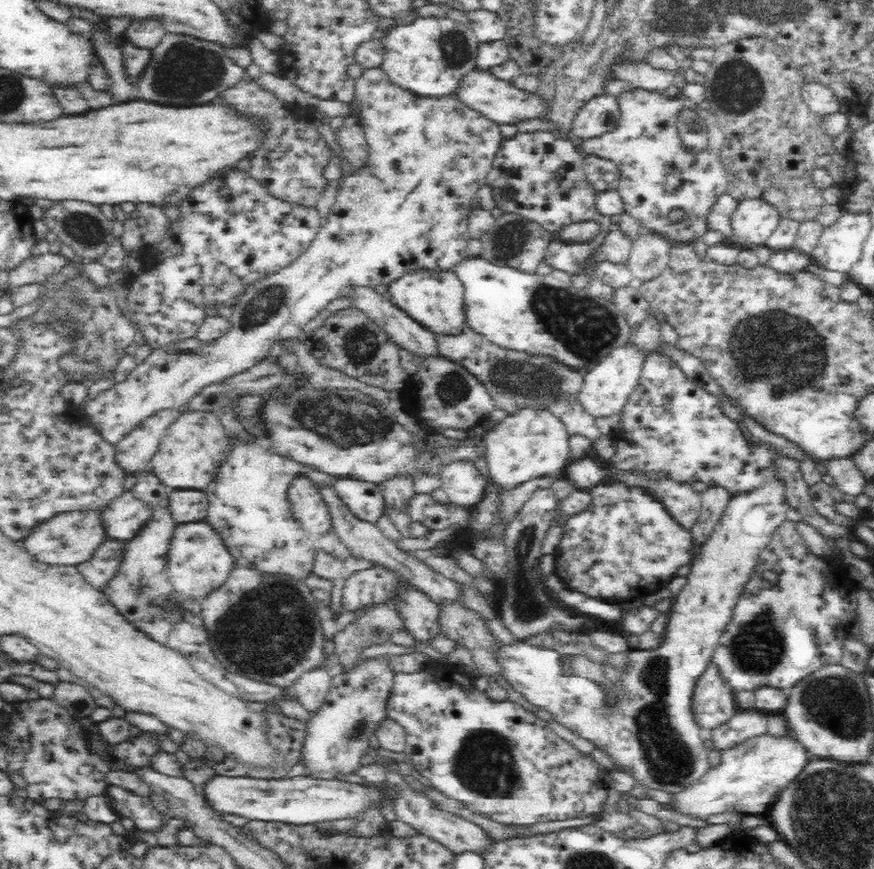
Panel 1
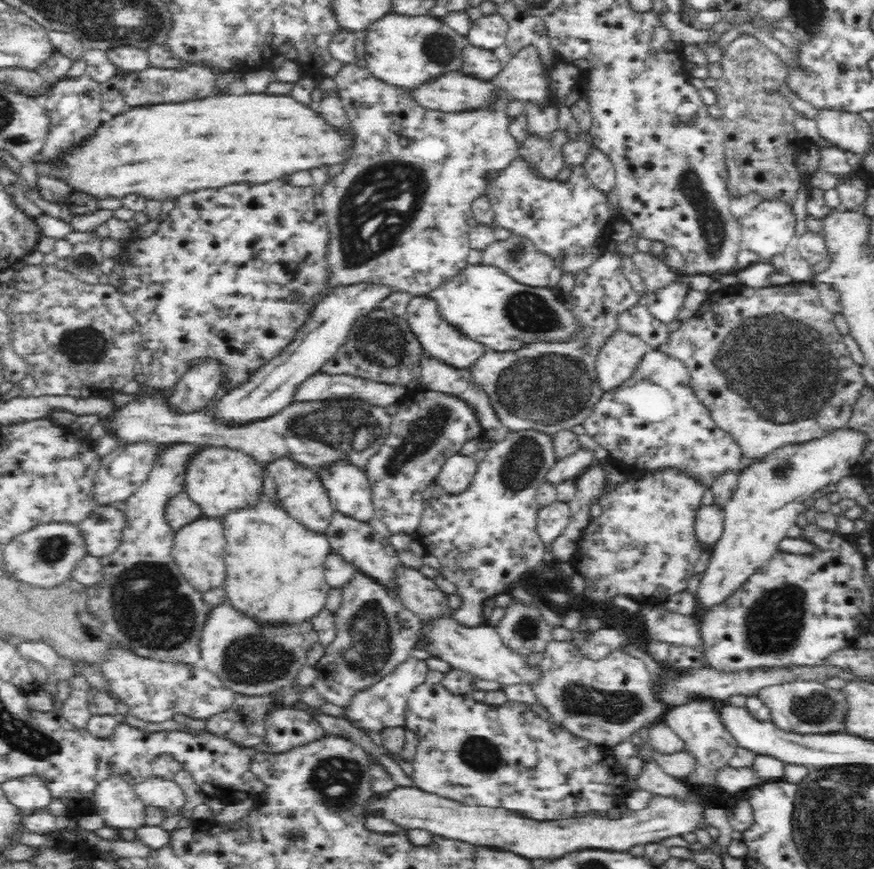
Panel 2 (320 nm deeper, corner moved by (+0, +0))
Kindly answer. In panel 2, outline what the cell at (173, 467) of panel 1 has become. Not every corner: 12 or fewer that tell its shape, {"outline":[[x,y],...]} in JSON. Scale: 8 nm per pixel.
{"outline":[[198,446],[184,492],[221,518],[262,493],[264,465],[244,451]]}

